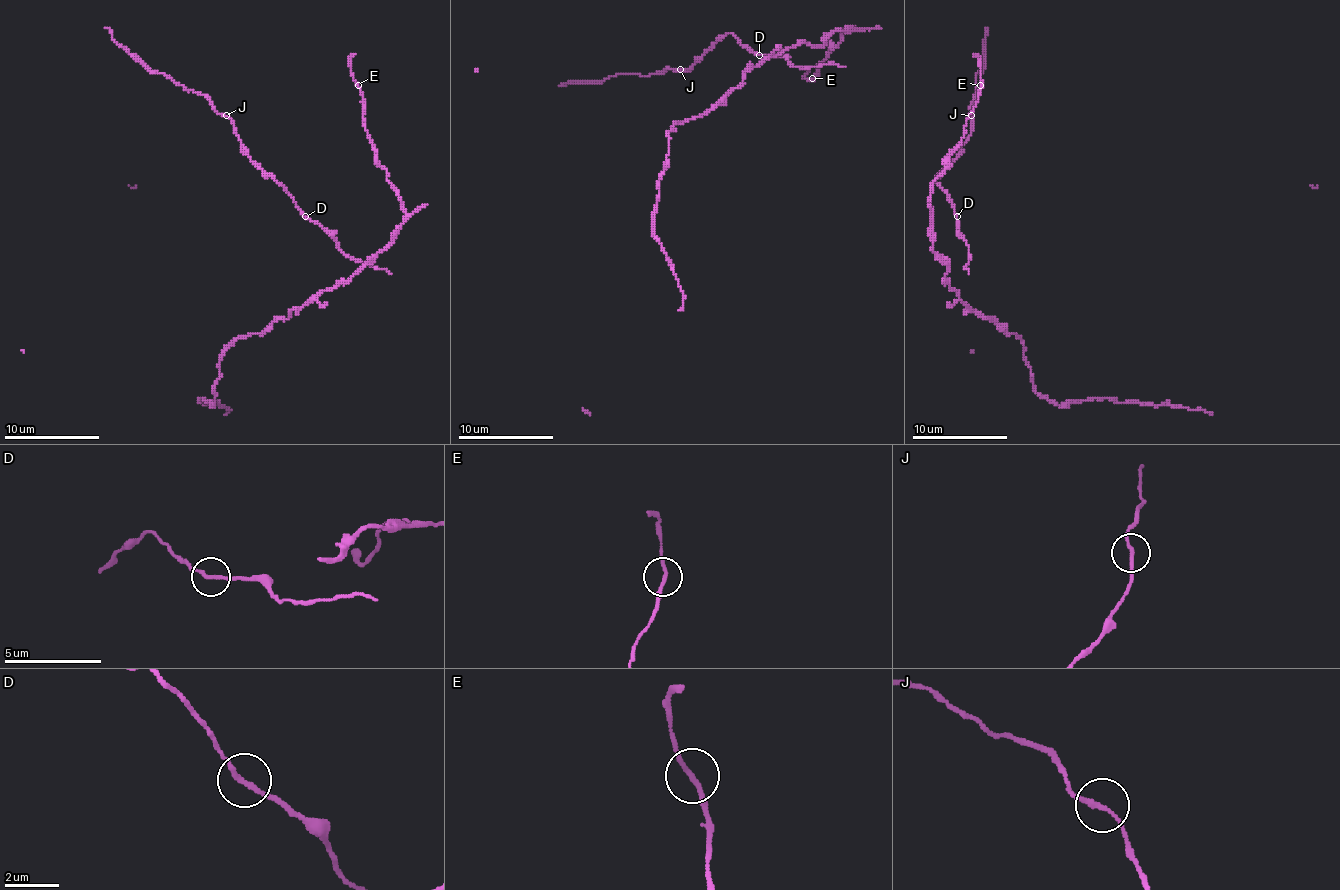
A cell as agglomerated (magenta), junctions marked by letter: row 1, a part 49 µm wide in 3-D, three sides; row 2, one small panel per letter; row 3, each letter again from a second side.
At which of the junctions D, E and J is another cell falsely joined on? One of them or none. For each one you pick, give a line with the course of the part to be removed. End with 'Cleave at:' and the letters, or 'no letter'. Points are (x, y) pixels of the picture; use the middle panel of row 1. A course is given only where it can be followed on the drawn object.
Cleave at: no letter

